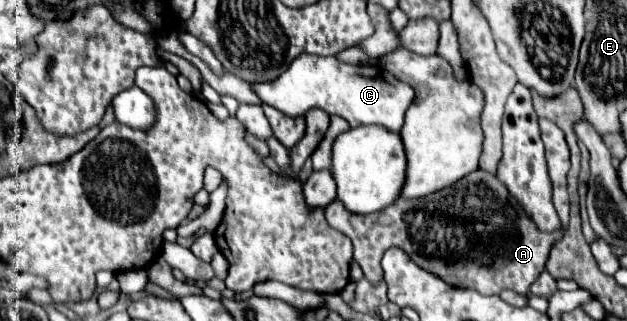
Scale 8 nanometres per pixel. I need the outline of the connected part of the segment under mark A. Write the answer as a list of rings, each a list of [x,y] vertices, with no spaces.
[[[539,118],[541,140],[545,144],[547,172],[553,184],[553,204],[563,224],[559,232],[539,232],[531,218],[525,216],[517,200],[509,198],[507,190],[497,178],[477,176],[477,172],[461,178],[453,186],[437,190],[435,194],[407,200],[399,198],[393,206],[375,214],[353,214],[339,200],[333,200],[325,208],[327,222],[343,232],[353,242],[353,258],[363,268],[365,278],[371,284],[381,282],[381,256],[387,248],[397,246],[419,264],[419,268],[443,278],[451,286],[475,288],[479,294],[499,294],[511,288],[519,294],[527,294],[537,276],[545,270],[549,250],[559,242],[569,224],[569,194],[567,194],[567,172],[569,172],[569,148],[563,130],[553,122]]]

